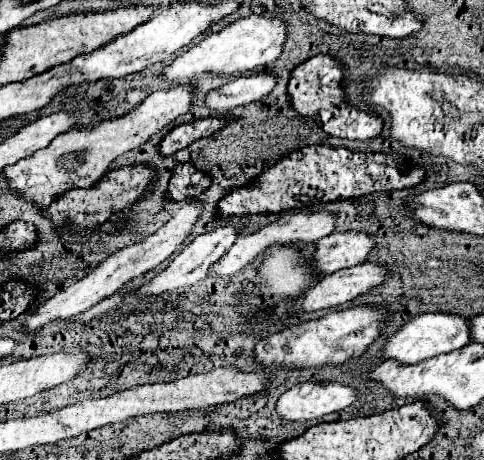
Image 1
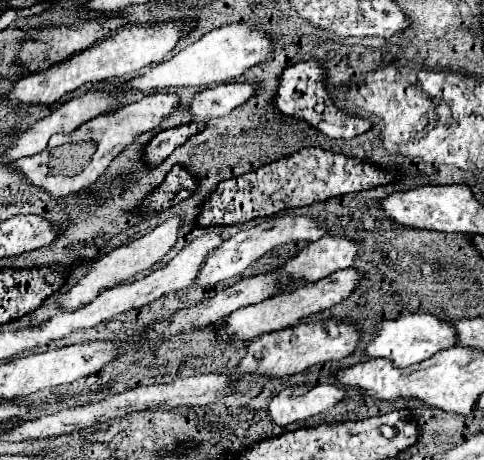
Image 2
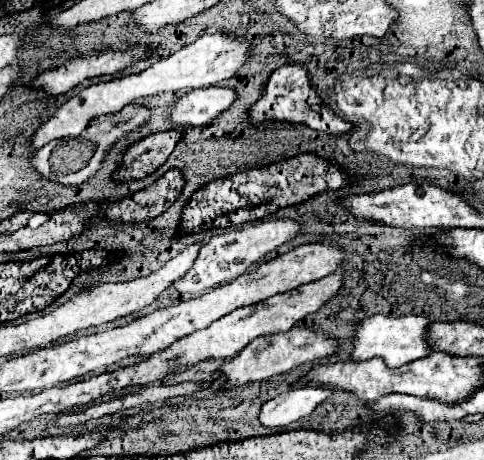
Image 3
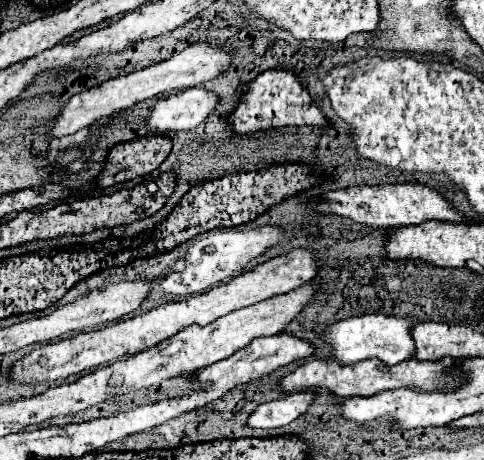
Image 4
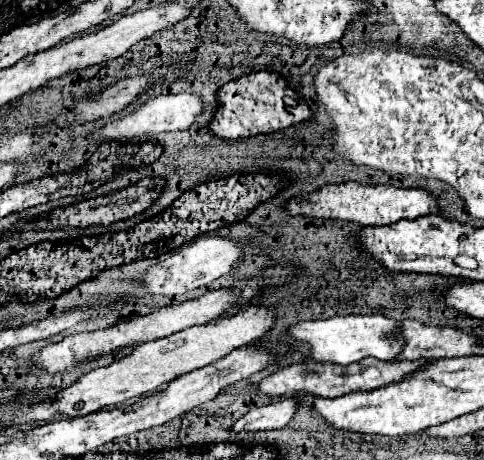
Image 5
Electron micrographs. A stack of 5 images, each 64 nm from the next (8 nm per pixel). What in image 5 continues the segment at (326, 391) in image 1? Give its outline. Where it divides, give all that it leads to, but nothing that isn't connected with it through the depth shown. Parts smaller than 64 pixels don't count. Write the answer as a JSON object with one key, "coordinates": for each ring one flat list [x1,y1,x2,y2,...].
{"coordinates":[[284,398,270,402,266,406,252,408,248,414,244,414,232,428,232,432,258,432,258,430,276,430,284,428,292,416,296,414,298,400]]}

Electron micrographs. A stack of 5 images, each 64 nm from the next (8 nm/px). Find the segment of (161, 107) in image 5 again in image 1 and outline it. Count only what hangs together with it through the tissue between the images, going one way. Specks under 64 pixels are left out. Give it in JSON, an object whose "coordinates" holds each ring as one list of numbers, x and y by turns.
{"coordinates":[[258,72,252,76,238,76,224,84,220,90,214,90,206,96,206,106,216,110,218,116,224,116,228,110,236,106,244,106,256,102,276,86,276,76,272,72]]}

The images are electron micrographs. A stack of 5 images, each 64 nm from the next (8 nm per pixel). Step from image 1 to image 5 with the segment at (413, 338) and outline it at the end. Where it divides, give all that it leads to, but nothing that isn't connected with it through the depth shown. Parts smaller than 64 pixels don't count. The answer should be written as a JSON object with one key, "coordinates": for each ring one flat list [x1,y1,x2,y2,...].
{"coordinates":[[350,314,350,316,334,316,326,320,300,322,290,328,290,334,296,336,296,340,308,342,312,346,312,360,332,362,342,366,360,362,362,358,368,356,392,362,400,354,400,348,404,348,404,338,400,336,400,322,394,322,380,314,372,314,372,316]]}

